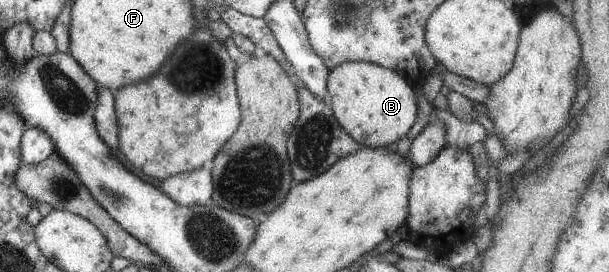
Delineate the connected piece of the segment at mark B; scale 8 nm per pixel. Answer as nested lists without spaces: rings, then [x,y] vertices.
[[[346,61],[329,69],[327,102],[337,123],[362,147],[390,147],[415,124],[414,86],[396,72],[377,64]]]

